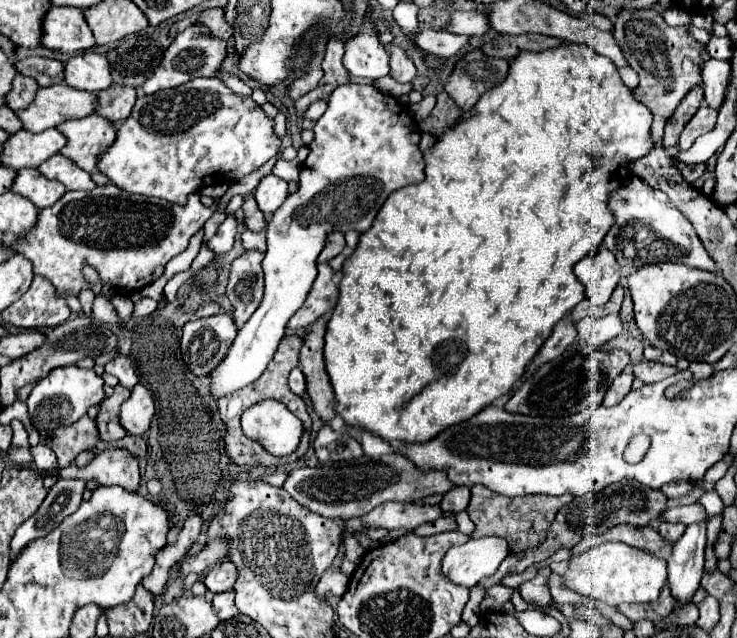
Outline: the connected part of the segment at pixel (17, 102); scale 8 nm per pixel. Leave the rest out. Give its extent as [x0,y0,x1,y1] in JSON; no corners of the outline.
[5,75,39,111]

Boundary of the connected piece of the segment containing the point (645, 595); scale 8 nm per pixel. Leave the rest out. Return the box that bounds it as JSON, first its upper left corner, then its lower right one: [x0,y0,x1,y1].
[561,543,667,607]

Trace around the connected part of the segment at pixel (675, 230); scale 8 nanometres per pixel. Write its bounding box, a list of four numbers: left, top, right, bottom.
[603,177,719,273]

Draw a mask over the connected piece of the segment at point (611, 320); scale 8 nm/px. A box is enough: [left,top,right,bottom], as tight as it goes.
[577,313,623,349]

